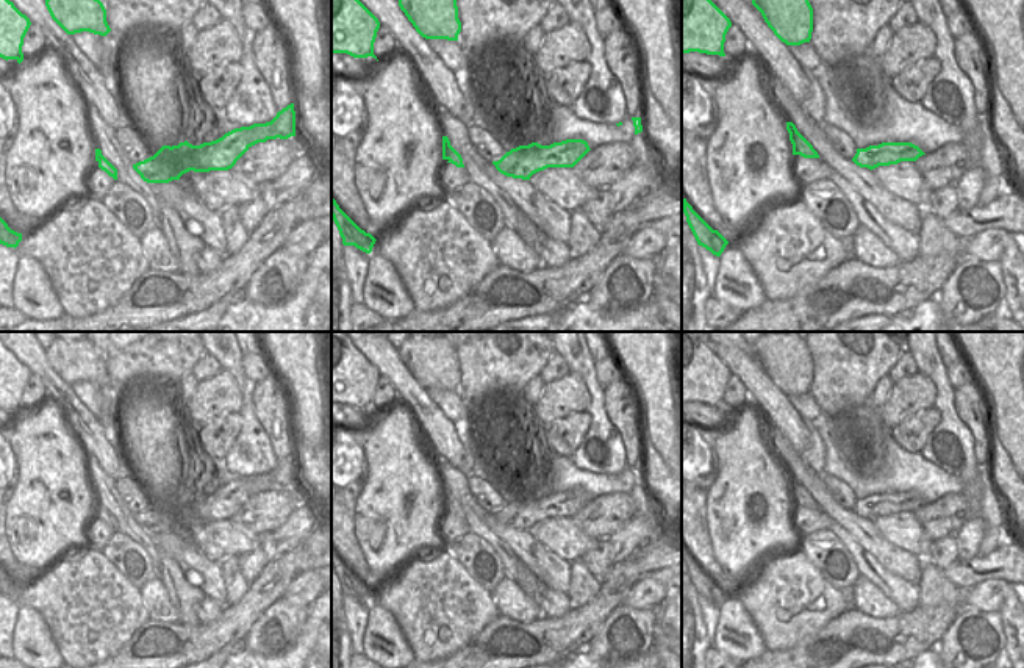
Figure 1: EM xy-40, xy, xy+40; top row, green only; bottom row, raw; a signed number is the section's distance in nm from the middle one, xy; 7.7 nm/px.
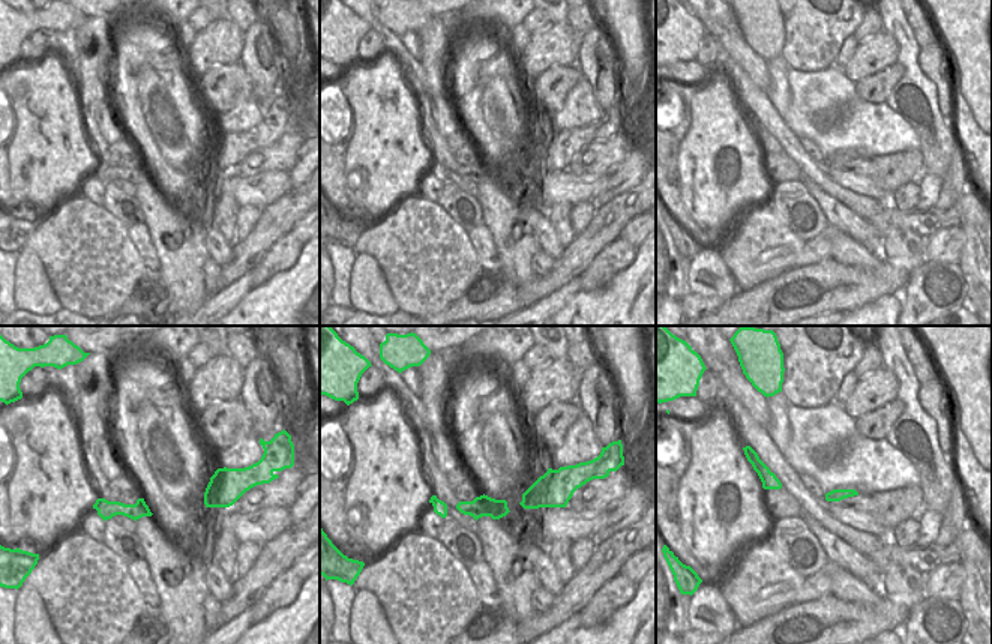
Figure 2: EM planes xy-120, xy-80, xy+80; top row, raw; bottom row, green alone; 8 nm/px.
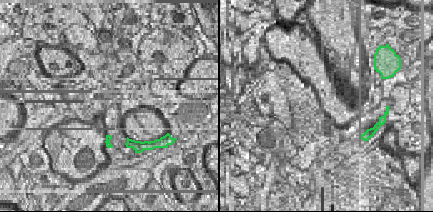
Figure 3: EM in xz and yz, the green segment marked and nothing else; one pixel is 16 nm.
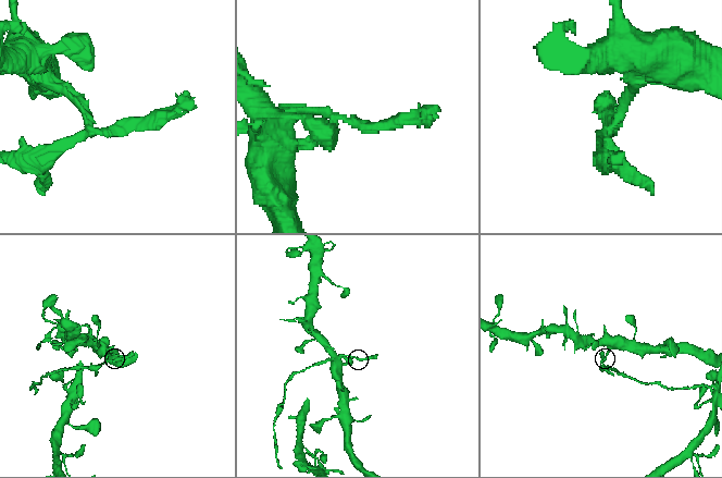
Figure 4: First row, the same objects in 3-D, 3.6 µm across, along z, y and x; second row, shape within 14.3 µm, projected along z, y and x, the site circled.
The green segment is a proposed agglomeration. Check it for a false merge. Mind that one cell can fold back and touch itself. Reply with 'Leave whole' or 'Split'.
Split

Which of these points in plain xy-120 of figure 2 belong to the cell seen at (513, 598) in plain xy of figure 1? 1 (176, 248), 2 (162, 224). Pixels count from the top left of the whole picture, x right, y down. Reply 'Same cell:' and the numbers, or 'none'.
Same cell: none

